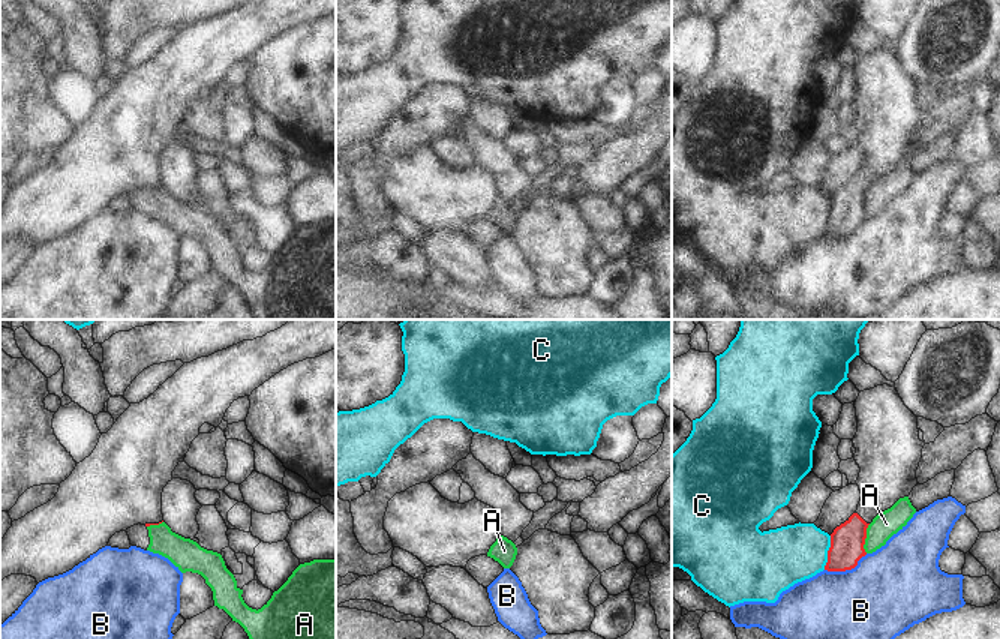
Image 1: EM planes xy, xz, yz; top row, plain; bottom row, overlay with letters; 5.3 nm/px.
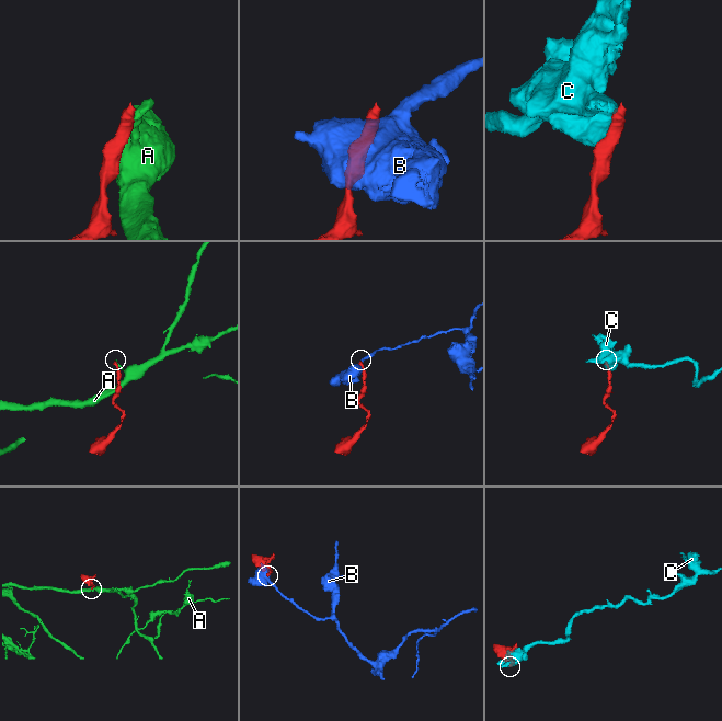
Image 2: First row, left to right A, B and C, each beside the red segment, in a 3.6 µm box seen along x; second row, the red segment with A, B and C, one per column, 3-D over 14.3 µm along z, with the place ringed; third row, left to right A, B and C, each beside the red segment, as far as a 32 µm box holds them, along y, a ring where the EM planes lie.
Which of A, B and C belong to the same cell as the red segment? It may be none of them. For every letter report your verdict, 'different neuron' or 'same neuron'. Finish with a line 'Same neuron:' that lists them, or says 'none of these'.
A: different neuron
B: different neuron
C: different neuron
Same neuron: none of these

